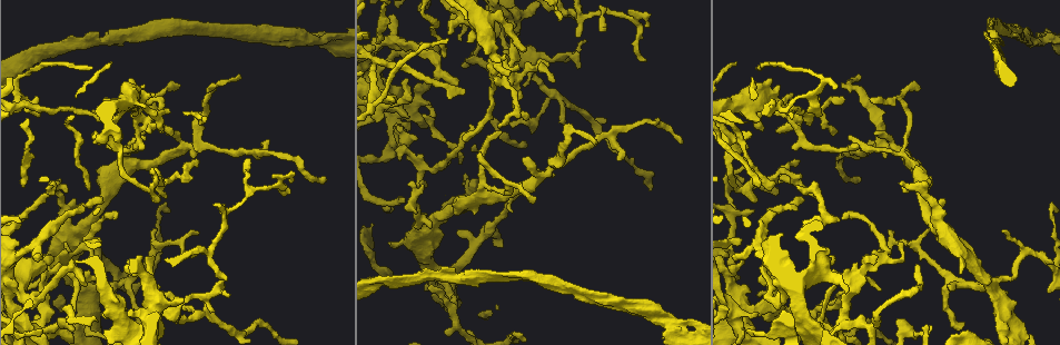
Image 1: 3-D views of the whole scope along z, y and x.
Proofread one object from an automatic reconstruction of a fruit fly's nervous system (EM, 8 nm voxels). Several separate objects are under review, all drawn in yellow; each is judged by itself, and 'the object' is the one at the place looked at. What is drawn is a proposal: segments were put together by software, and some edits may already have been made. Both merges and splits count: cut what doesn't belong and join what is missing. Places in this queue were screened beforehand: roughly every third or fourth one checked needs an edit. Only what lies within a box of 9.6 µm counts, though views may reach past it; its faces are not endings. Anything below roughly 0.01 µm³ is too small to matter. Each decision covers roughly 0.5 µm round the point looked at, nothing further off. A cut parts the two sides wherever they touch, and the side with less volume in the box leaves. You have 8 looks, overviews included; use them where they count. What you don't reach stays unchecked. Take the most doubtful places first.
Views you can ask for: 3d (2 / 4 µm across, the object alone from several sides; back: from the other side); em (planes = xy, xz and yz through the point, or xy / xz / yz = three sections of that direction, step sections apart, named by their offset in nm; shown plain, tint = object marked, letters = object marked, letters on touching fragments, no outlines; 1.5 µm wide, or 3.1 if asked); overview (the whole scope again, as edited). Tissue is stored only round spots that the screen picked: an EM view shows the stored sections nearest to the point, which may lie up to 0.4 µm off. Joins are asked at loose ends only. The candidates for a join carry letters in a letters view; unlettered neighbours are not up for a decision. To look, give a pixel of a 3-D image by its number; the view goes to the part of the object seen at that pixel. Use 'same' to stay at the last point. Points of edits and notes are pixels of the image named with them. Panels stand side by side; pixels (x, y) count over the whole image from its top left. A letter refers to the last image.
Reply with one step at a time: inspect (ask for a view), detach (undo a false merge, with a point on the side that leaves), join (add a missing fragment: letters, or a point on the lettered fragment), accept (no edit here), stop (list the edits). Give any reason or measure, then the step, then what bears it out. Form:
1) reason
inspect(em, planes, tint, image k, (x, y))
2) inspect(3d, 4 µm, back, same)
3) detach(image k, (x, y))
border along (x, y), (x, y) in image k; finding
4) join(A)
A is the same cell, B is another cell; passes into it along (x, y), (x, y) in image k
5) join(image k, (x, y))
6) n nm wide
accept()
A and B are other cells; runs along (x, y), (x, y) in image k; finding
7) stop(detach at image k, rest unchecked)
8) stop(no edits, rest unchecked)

free end
inspect(em, xz, step 4, tint, image 1, (153, 257))

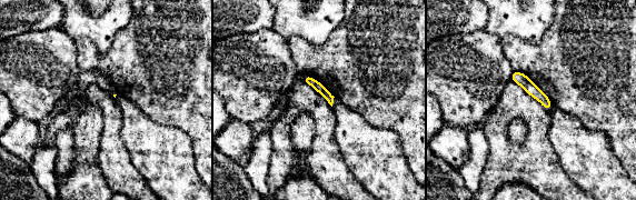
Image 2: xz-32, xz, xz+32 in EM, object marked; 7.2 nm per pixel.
another direction
inspect(em, planes, letters, same)

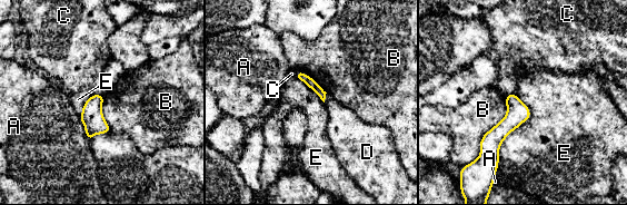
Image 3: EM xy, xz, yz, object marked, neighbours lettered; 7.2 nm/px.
accept()
A, B, C, D and E are other cells; border along (326, 93), (324, 101) in image 3; no lettered fragment goes on from it

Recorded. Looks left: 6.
end of a long branch
inspect(3d, 4 µm, image 1, (758, 184))

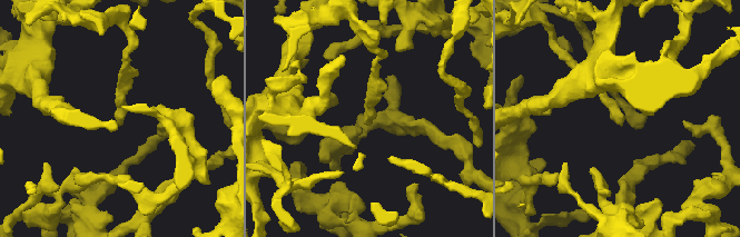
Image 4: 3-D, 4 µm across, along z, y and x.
inspect(em, planes, letters, image 4, (370, 122))

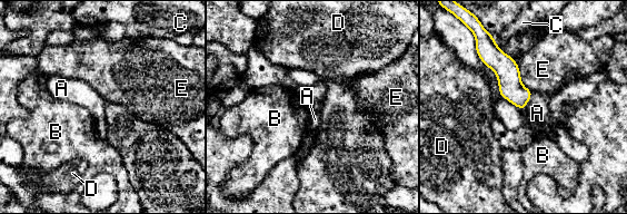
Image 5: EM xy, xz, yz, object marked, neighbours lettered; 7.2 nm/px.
180 nm wide
accept()
A, B, C, D and E are other cells; border along (533, 94), (524, 110) in image 5; none of them fits

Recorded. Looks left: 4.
free end
inspect(3d, 2 µm, image 1, (930, 328))

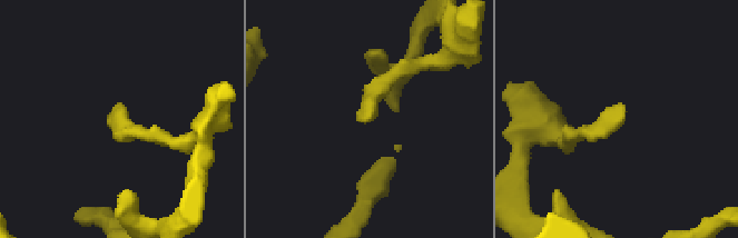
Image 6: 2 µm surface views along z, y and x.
inspect(em, planes, tint, image 6, (357, 120))

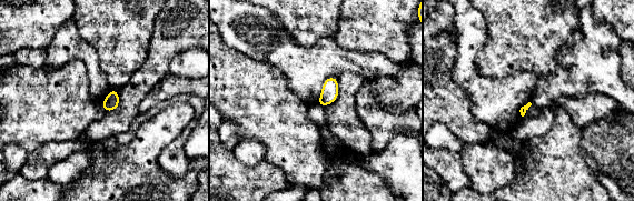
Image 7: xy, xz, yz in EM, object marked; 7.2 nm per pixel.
inspect(em, planes, letters, same)

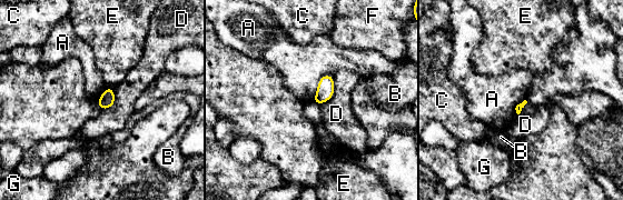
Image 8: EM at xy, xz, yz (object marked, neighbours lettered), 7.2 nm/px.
accept()
A, B, C, D, E, F and G are other cells; border along (332, 74), (320, 78), (313, 100) in image 8; none of them fits

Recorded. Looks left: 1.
stop(no edits, rest unchecked)

